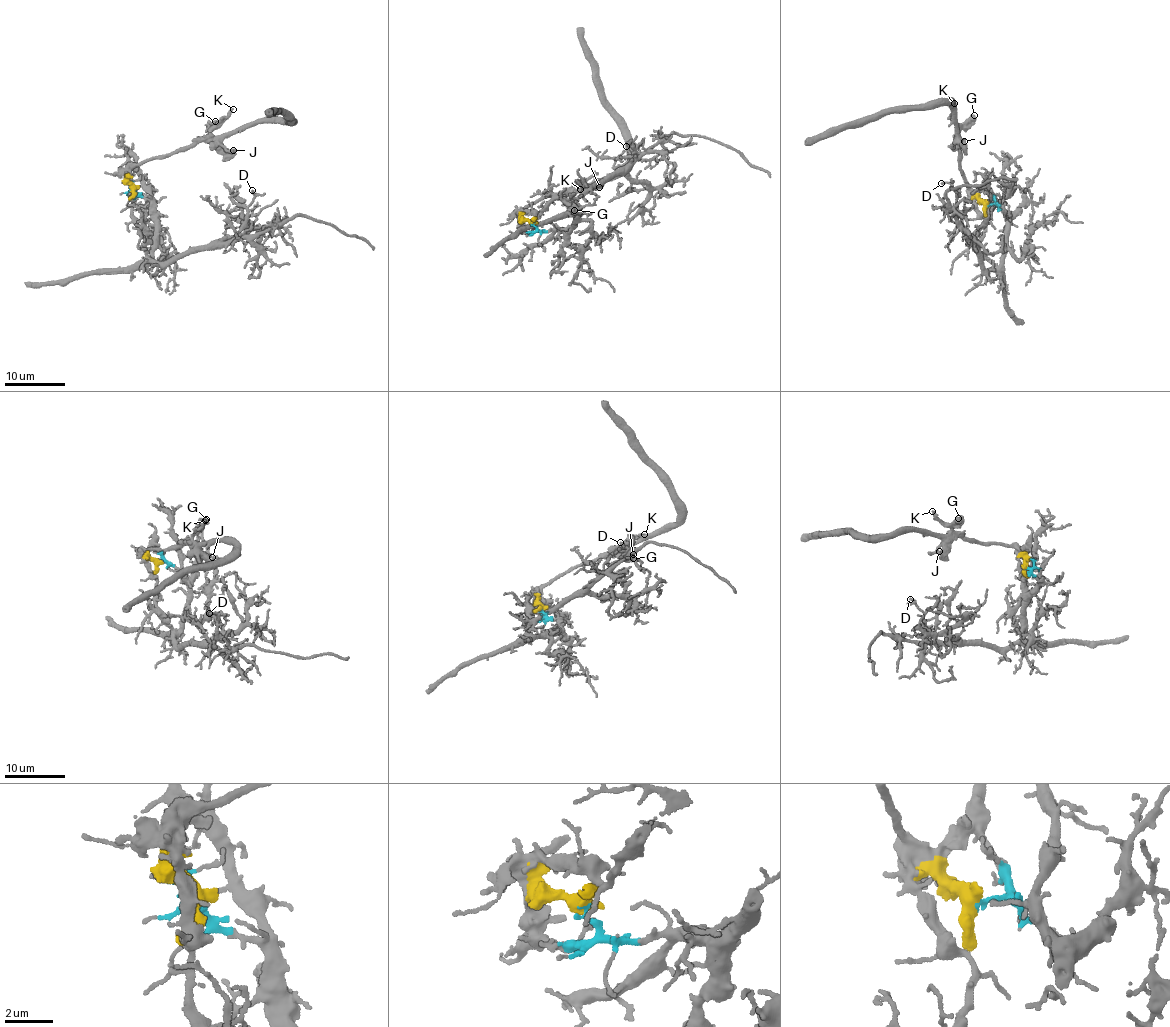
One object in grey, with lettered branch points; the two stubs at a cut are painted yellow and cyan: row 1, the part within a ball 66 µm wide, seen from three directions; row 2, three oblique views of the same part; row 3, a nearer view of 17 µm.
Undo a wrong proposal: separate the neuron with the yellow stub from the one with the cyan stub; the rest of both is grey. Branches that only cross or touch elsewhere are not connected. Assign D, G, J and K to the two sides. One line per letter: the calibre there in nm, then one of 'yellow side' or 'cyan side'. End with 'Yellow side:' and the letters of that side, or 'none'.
D: calibre 140 nm; cyan side
G: calibre 650 nm; yellow side
J: calibre 400 nm; yellow side
K: calibre 240 nm; yellow side
Yellow side: G, J, K

